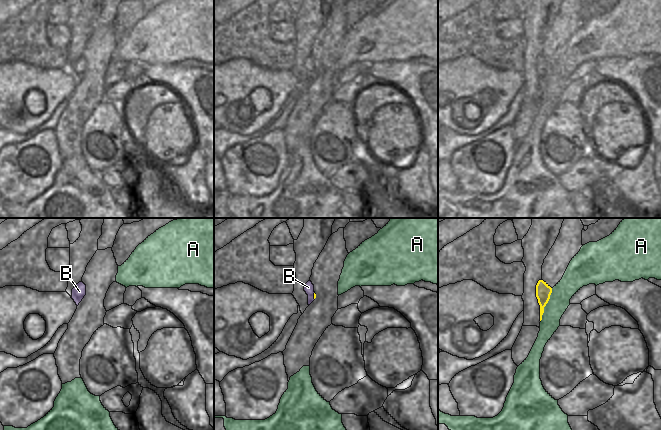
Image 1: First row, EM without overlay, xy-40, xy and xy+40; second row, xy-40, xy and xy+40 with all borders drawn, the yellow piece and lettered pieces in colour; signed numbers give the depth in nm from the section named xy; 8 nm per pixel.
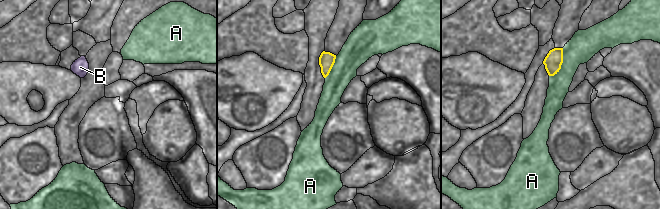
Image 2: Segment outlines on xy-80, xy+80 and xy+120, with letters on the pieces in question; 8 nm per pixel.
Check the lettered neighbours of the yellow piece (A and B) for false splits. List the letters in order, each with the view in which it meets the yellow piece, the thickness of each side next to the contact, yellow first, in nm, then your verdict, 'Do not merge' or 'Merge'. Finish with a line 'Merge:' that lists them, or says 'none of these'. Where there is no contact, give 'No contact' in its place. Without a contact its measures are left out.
A: Touches yellow in xy+40. Thickness 120 nm (yellow) against 160 nm. Do not merge
B: Touches yellow in xy. Thickness 20 nm (yellow) against 80 nm. Merge
Merge: B

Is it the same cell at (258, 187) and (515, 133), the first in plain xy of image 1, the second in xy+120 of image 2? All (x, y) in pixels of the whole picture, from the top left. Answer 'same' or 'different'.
same

